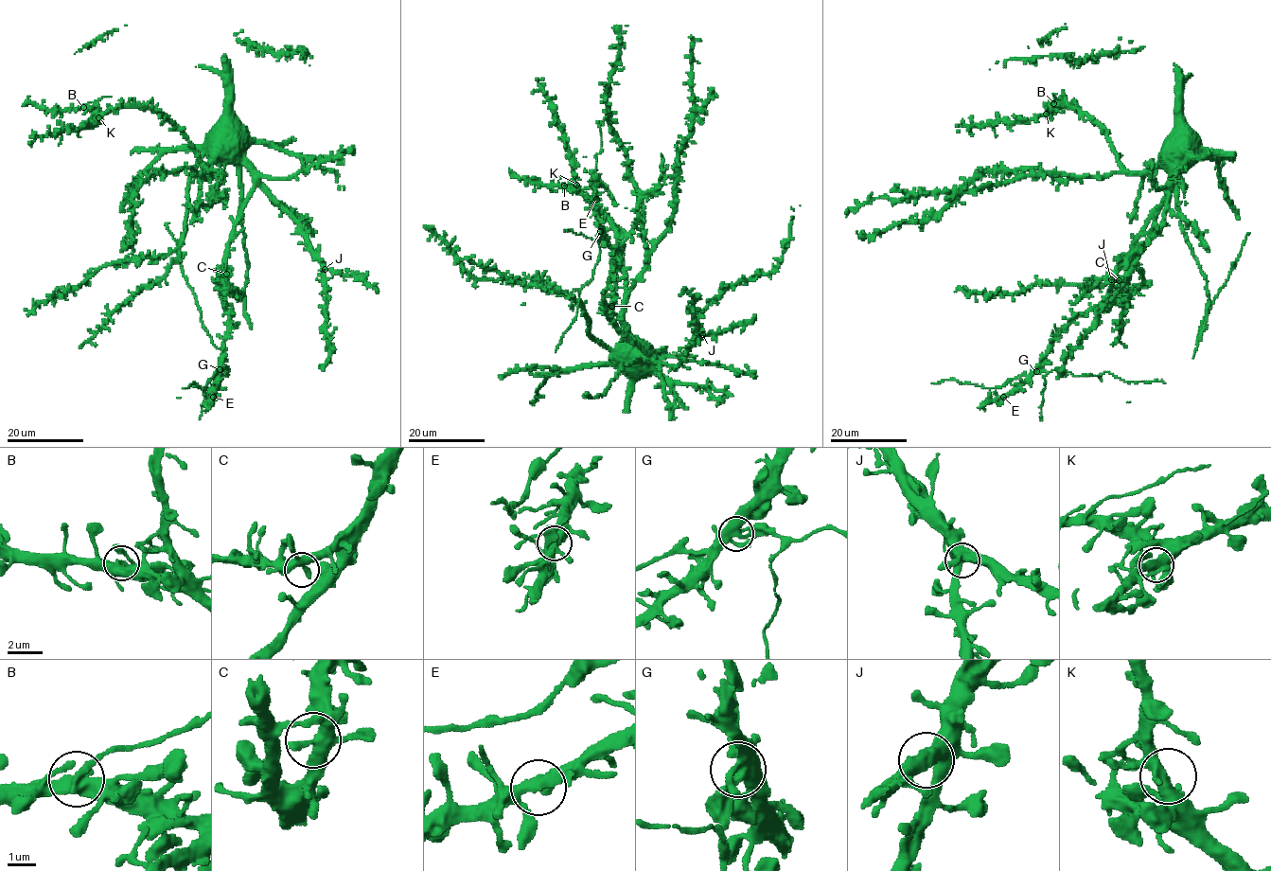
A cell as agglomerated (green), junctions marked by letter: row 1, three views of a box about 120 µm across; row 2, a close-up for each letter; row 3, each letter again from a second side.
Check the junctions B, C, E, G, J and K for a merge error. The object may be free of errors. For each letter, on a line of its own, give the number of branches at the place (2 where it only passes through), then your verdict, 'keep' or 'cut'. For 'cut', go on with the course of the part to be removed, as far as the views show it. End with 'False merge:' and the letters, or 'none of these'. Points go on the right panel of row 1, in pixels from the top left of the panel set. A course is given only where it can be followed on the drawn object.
B: 4 | cut
C: 3 | keep
E: 4 | keep
G: 4 | keep
J: 4 | keep
K: 4 | keep
False merge: B

